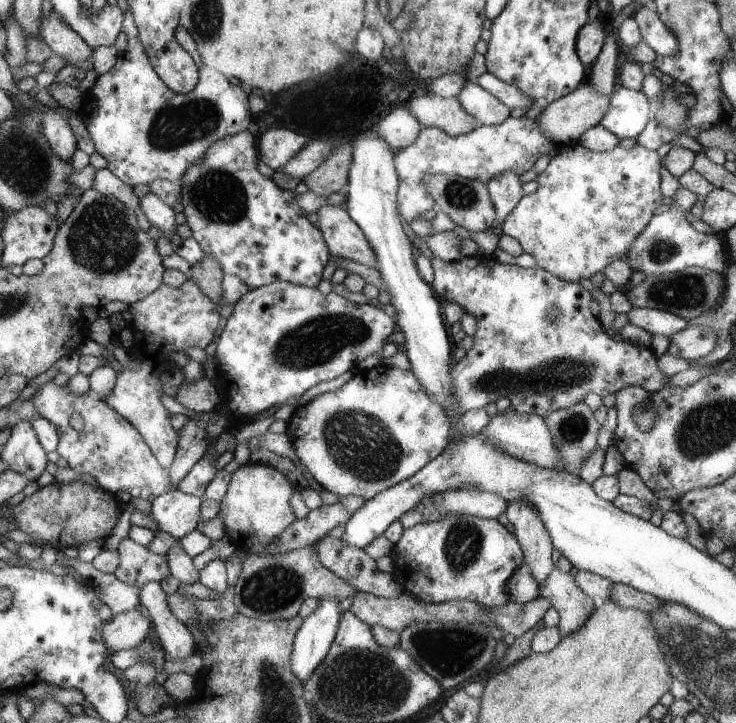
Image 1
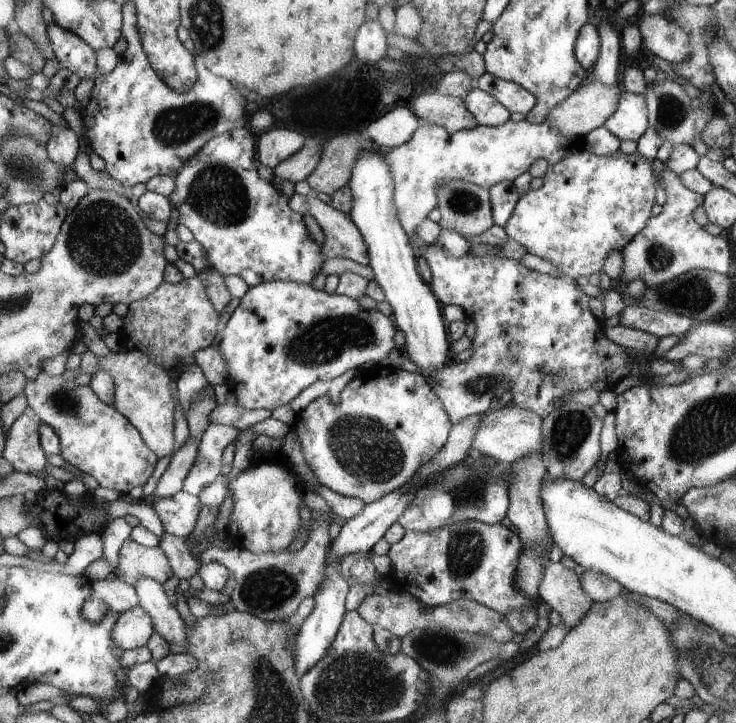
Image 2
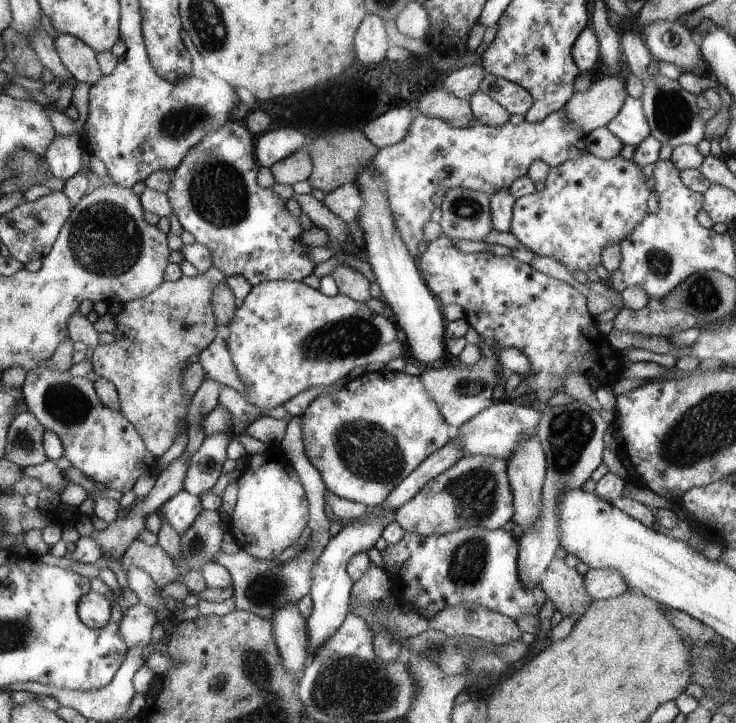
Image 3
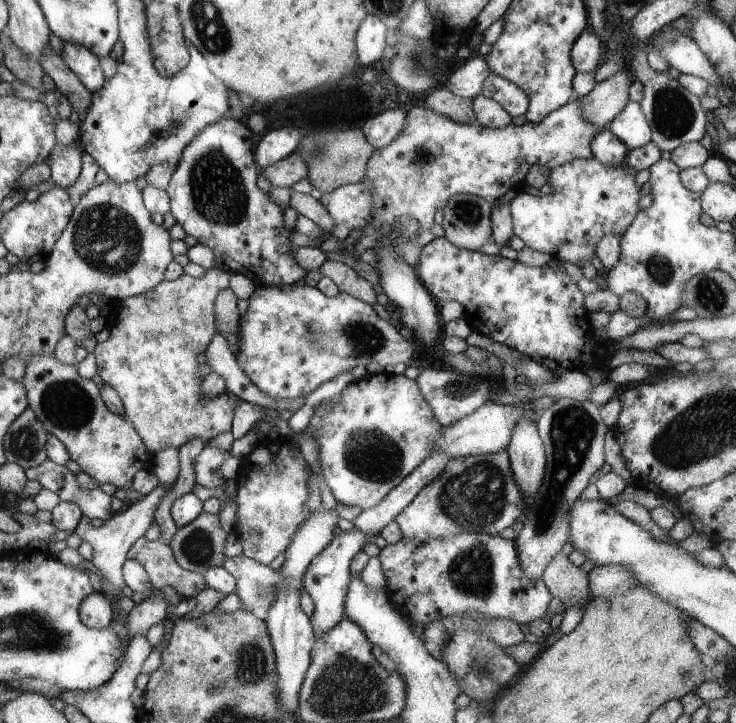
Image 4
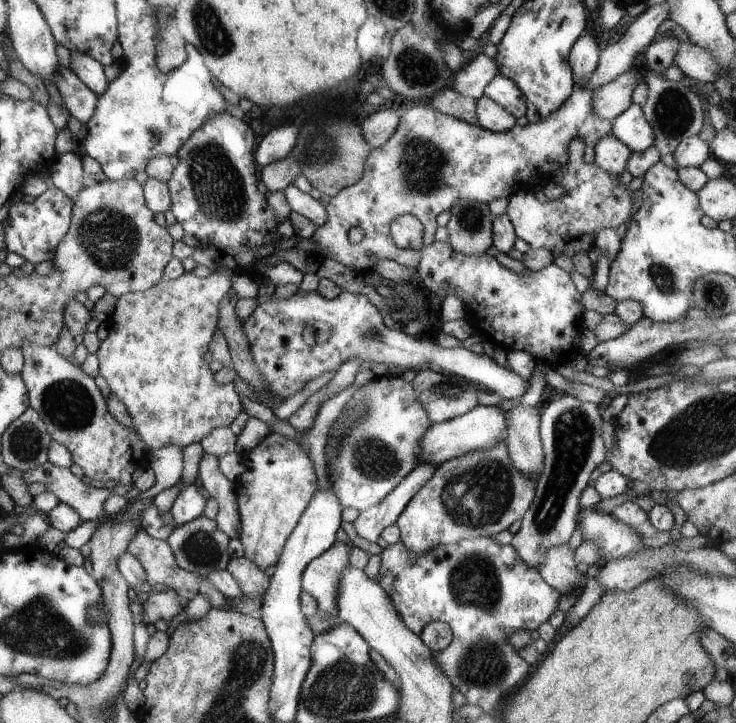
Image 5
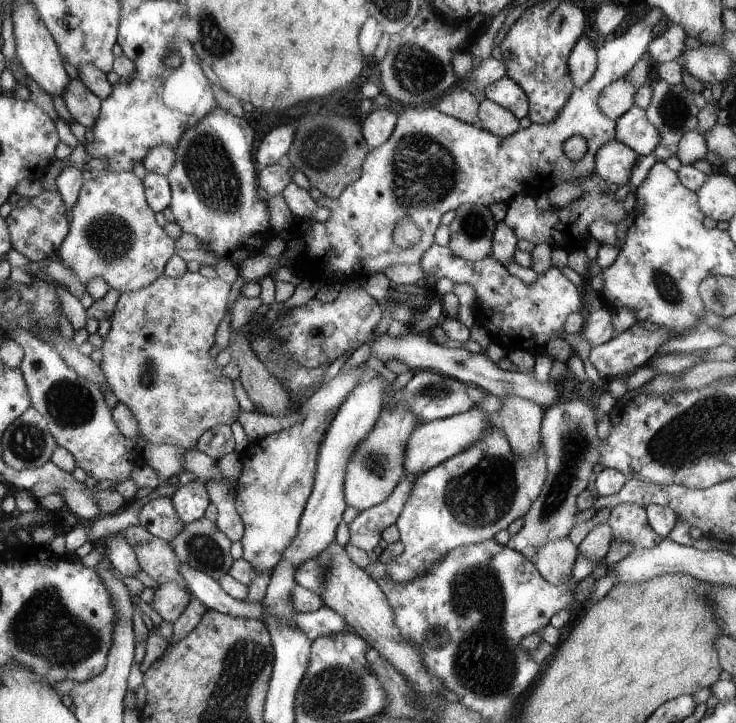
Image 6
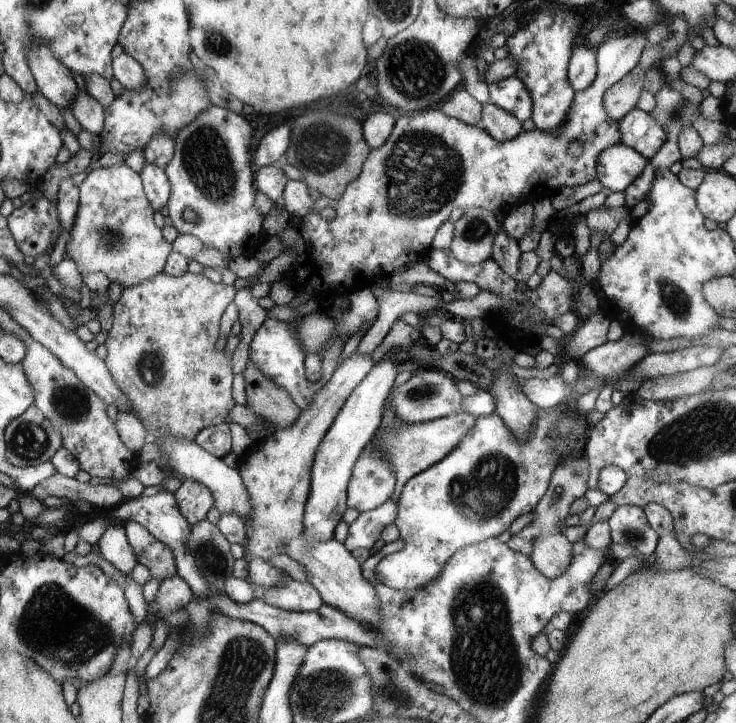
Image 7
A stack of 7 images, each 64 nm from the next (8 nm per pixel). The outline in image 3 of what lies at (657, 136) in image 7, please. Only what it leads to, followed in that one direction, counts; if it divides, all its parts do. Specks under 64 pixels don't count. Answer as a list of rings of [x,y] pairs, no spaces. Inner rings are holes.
[[[629,95],[626,96],[620,112],[606,124],[606,127],[622,141],[622,144],[632,144],[632,146],[638,146],[651,136],[641,98]]]

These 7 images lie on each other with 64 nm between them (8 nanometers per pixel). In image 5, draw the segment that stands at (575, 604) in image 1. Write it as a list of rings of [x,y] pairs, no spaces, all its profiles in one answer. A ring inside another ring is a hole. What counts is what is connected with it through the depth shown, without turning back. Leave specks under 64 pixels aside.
[[[568,543],[550,548],[546,552],[539,573],[562,596],[571,596],[574,592],[582,590],[586,584],[583,582],[586,574],[578,570],[577,563],[574,561],[574,550],[568,546]]]

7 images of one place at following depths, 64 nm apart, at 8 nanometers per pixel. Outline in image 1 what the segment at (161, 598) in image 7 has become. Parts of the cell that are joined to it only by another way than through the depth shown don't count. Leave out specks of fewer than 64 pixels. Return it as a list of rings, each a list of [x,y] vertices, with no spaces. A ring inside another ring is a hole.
[[[141,607],[112,616],[102,626],[102,640],[110,652],[128,650],[148,638],[152,621]]]

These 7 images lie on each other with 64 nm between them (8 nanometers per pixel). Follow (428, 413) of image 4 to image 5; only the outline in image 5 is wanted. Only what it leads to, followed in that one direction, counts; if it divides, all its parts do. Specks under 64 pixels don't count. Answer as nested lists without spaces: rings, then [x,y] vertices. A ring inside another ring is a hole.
[[[378,376],[368,384],[360,387],[346,403],[338,418],[333,422],[328,434],[328,444],[326,444],[329,483],[332,484],[340,504],[343,507],[352,507],[362,512],[378,504],[378,502],[382,502],[418,464],[416,450],[420,450],[420,438],[424,438],[424,432],[430,426],[432,426],[431,419],[428,418],[427,411],[420,404],[420,400],[416,398],[412,382],[404,381],[402,376]],[[358,402],[366,404],[368,416],[362,418],[362,422],[358,426],[350,426],[344,420],[344,416],[346,416],[348,408],[356,406]]]

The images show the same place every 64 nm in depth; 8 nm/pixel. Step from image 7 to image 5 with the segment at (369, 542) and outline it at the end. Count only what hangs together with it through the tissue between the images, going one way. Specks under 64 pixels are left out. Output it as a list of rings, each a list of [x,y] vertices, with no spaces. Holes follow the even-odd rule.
[[[418,463],[382,502],[363,510],[352,523],[352,528],[358,536],[368,542],[376,542],[382,531],[396,522],[416,491],[434,476],[436,468],[438,468],[436,464]]]

